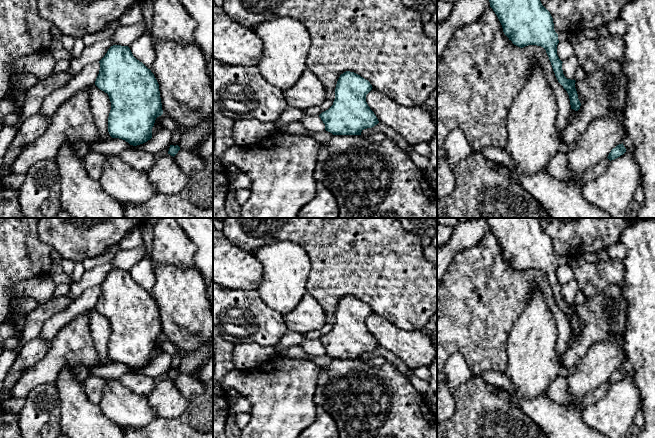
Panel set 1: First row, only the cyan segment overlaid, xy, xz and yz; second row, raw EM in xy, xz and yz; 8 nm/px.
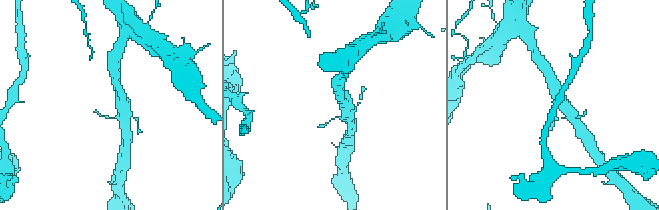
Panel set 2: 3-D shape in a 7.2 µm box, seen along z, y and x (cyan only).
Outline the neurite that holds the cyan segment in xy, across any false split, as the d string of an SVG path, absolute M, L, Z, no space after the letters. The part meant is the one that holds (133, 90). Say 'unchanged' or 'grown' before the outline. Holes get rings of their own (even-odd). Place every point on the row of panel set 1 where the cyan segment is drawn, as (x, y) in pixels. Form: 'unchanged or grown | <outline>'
unchanged | M111 46L99 63L95 85L108 94L111 102L108 117L110 136L133 146L147 142L152 138L156 118L163 114L159 84L154 74L133 56L128 46Z

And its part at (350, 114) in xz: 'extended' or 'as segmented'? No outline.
as segmented

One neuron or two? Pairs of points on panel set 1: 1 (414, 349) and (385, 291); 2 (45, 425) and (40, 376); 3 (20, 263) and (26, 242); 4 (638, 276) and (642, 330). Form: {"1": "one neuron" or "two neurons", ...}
{"1": "two neurons", "2": "two neurons", "3": "one neuron", "4": "one neuron"}

